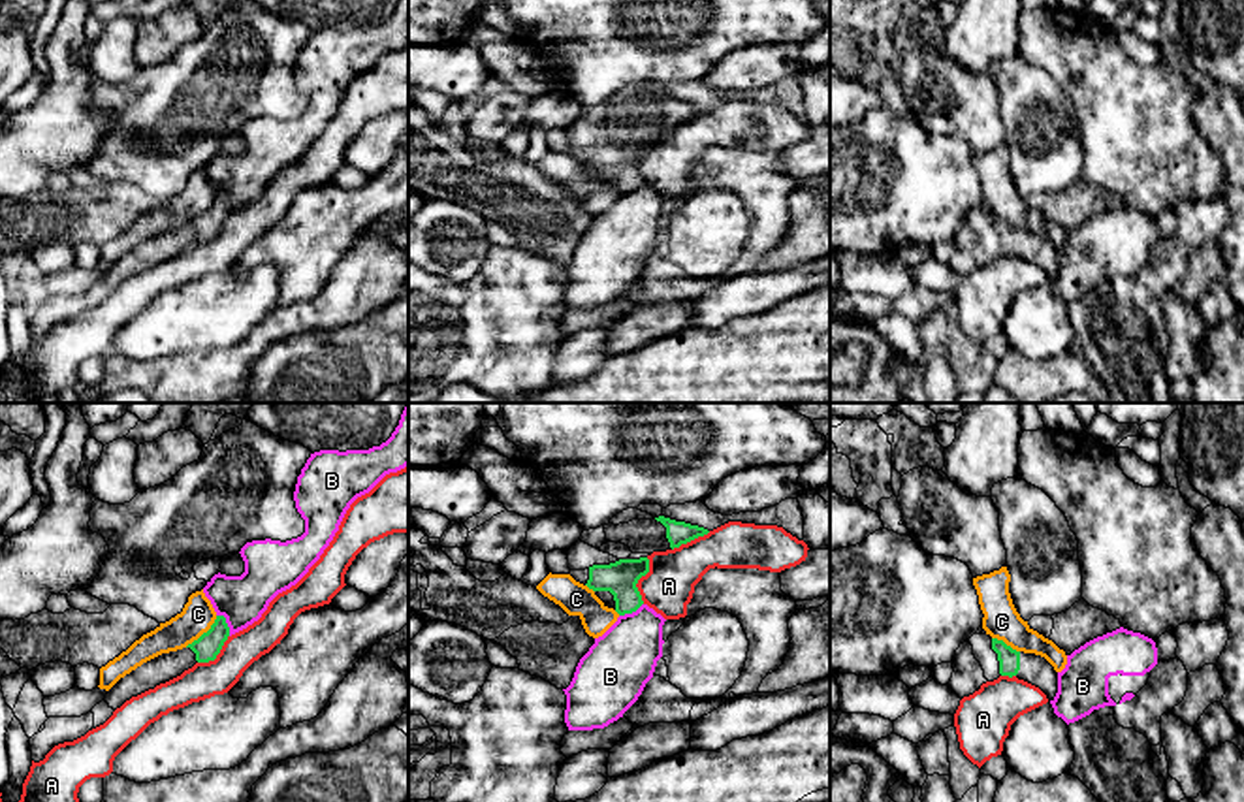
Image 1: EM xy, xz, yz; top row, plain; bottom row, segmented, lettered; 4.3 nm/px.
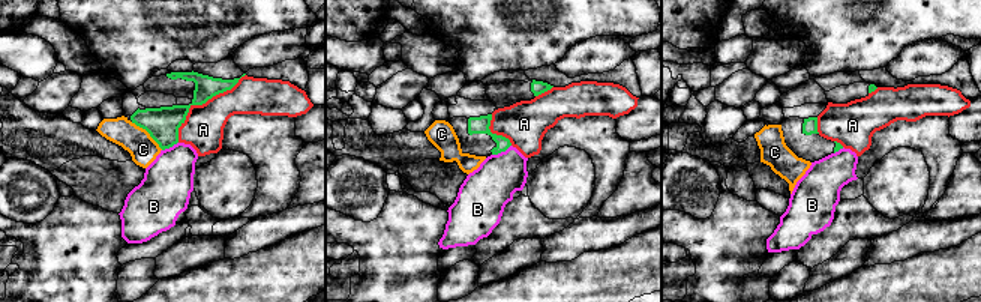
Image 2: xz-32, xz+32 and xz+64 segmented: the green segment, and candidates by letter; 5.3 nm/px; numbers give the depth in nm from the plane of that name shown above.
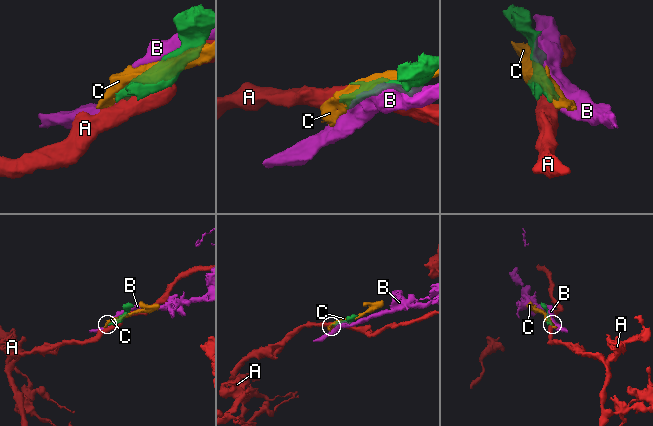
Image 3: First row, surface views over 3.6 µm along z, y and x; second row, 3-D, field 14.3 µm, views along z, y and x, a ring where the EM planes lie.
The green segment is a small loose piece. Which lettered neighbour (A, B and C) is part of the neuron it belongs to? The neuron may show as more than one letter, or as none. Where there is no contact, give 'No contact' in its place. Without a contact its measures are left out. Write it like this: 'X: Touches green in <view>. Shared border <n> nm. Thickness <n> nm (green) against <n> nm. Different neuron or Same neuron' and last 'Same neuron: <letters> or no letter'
A: Touches green in xz. Shared border 200 nm. Thickness 150 nm (green) against 220 nm. Different neuron
B: Touches green in xy. Shared border 110 nm. Thickness 110 nm (green) against 200 nm. Different neuron
C: Touches green in xy. Shared border 190 nm. Thickness 110 nm (green) against 140 nm. Different neuron
Same neuron: no letter

